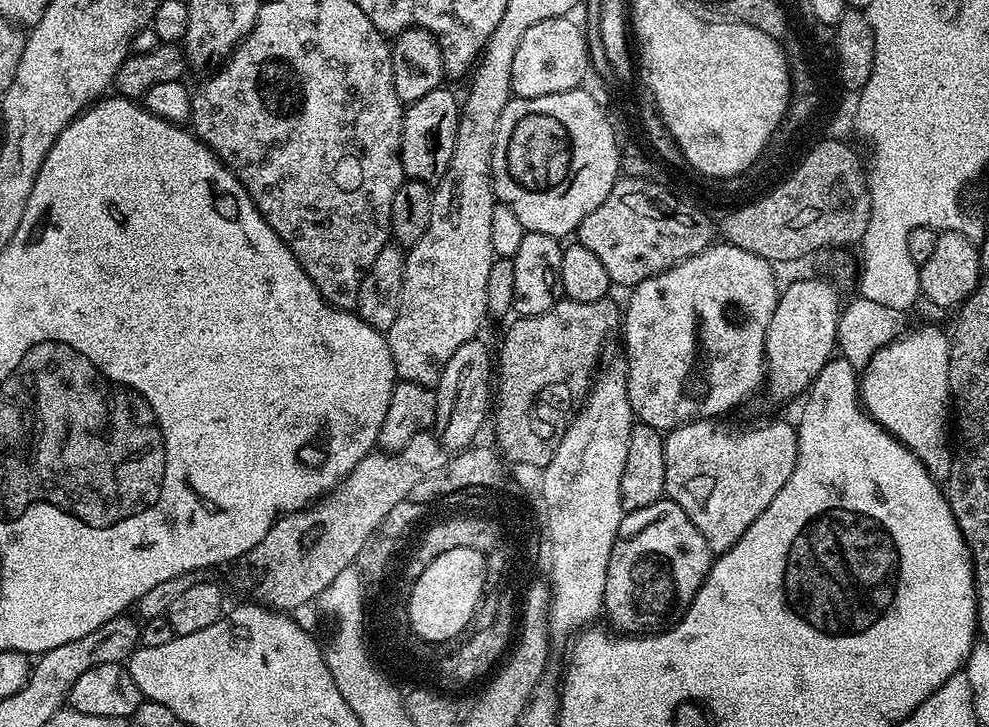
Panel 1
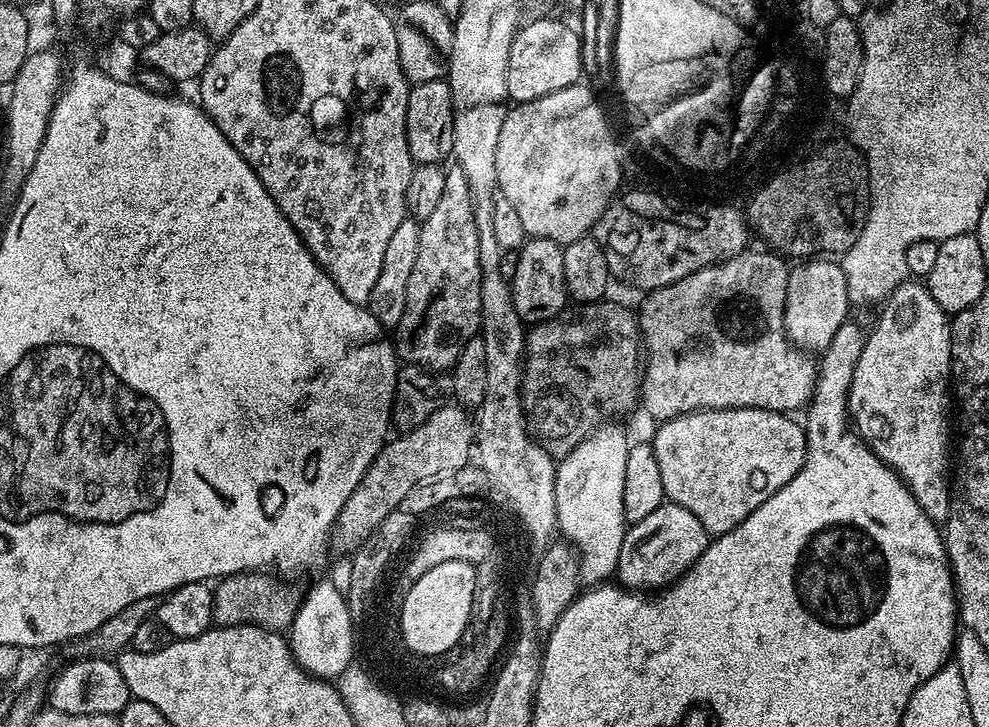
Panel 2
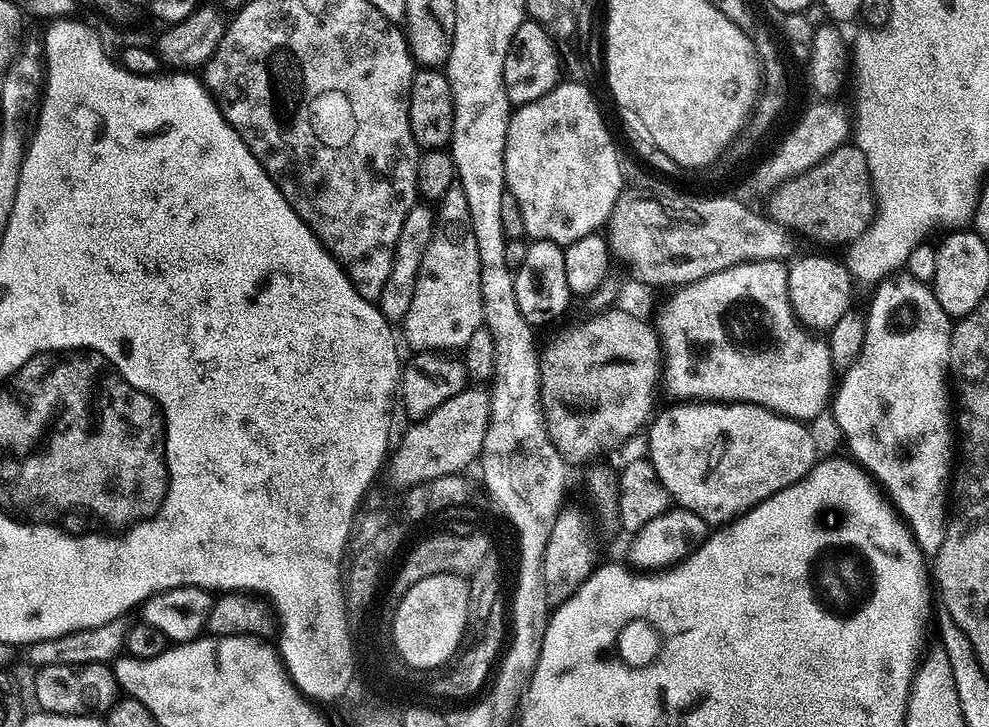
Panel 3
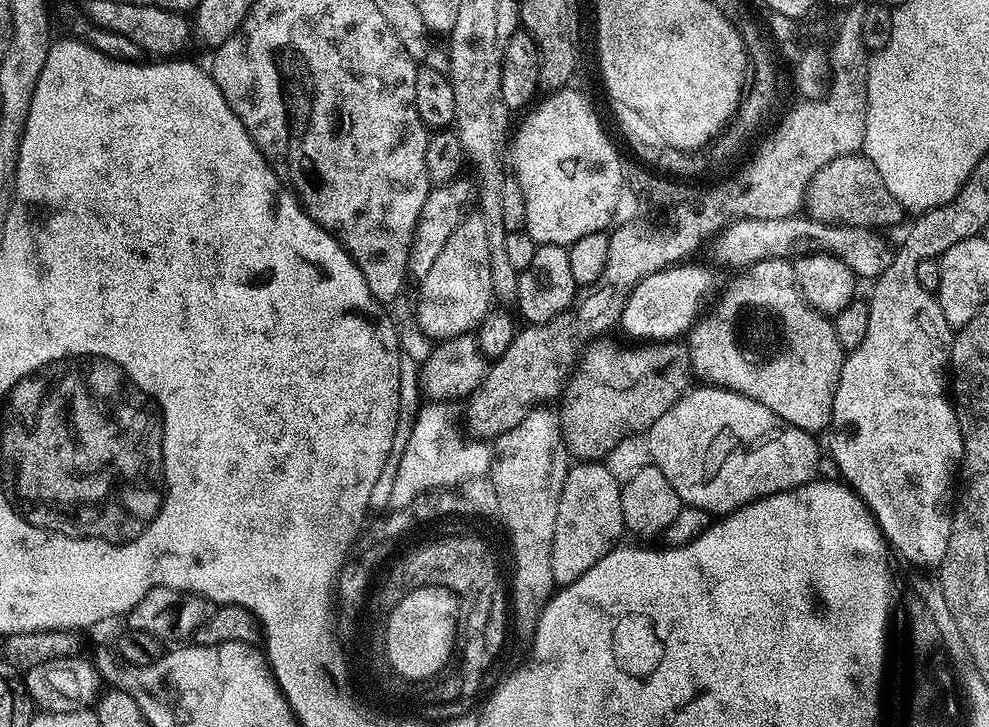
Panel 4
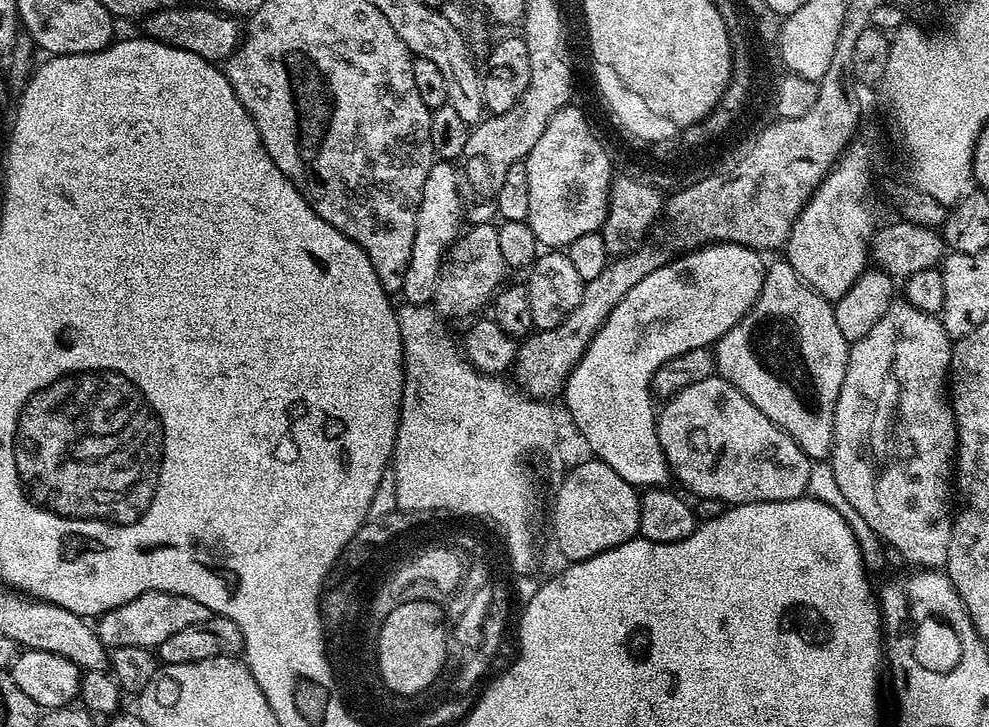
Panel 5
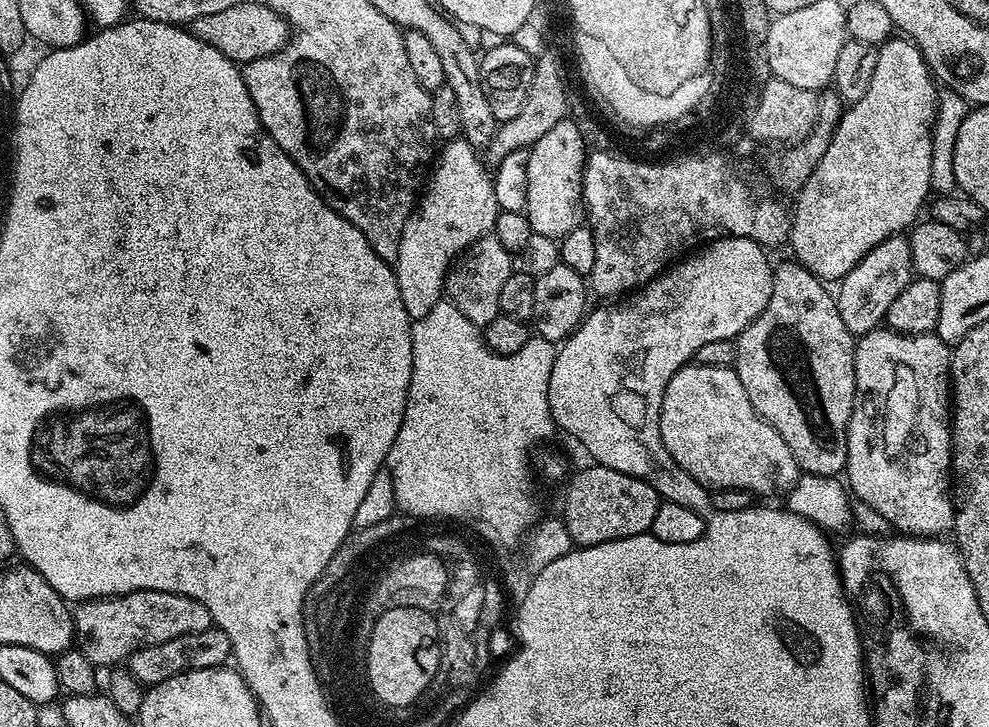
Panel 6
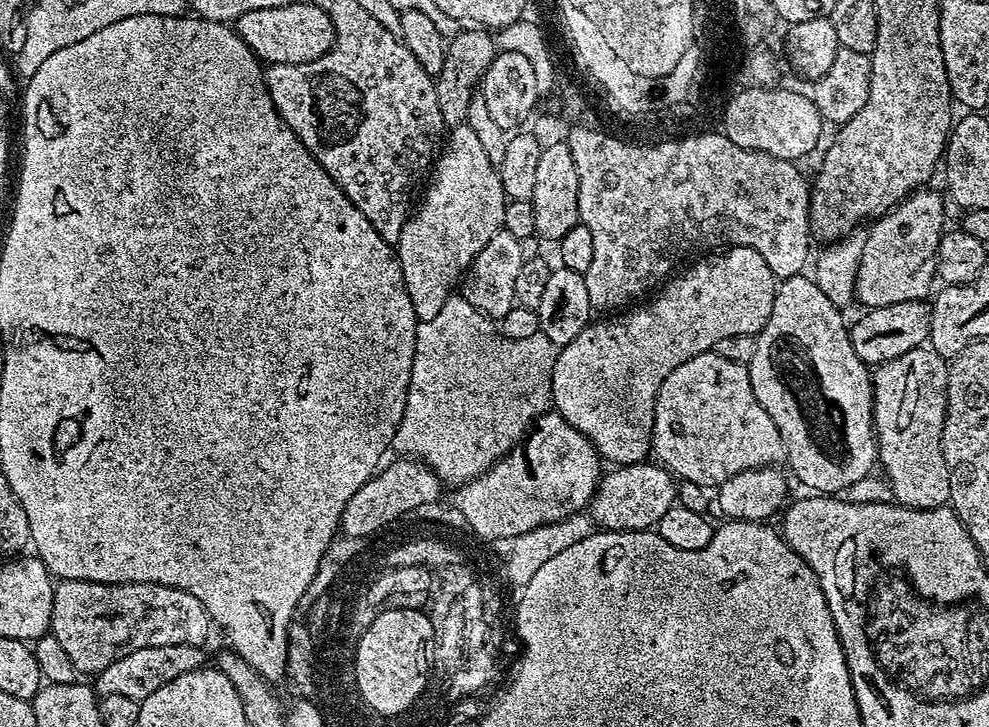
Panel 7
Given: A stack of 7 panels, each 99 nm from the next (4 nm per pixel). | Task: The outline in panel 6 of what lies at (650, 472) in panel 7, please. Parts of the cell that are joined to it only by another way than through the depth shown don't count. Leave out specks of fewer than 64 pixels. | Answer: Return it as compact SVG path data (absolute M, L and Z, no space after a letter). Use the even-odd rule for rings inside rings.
M593 463L591 467L582 469L569 482L568 493L564 496L562 519L573 545L585 548L645 535L651 529L654 514L658 514L658 506L662 503L654 486L630 474L618 474L618 470L610 470L601 464Z

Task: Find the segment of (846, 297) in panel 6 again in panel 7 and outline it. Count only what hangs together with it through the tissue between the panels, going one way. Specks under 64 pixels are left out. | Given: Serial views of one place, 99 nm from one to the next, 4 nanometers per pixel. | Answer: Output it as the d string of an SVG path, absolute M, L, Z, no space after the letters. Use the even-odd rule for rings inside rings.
M928 191L913 192L896 207L879 217L869 227L873 228L866 232L862 258L858 262L855 295L857 301L861 300L864 303L865 309L894 306L894 302L924 300L927 292L933 291L932 280L937 279L938 242L946 231L945 197Z

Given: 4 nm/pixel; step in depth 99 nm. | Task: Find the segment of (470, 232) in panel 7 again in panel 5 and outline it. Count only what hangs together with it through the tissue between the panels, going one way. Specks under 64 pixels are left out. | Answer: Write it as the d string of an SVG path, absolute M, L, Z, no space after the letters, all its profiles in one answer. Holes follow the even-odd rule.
M433 163L430 174L426 174L426 186L422 190L418 226L414 230L414 250L410 250L410 266L406 266L403 299L410 304L427 305L435 297L436 283L444 256L448 248L462 231L460 216L465 215L465 205L460 203L458 172L451 163Z

